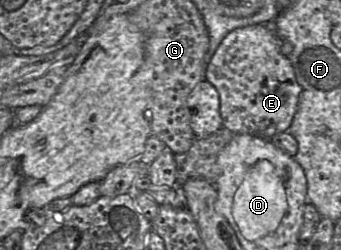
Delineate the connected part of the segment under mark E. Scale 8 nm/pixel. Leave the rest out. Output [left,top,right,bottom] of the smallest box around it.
[205,24,301,139]

